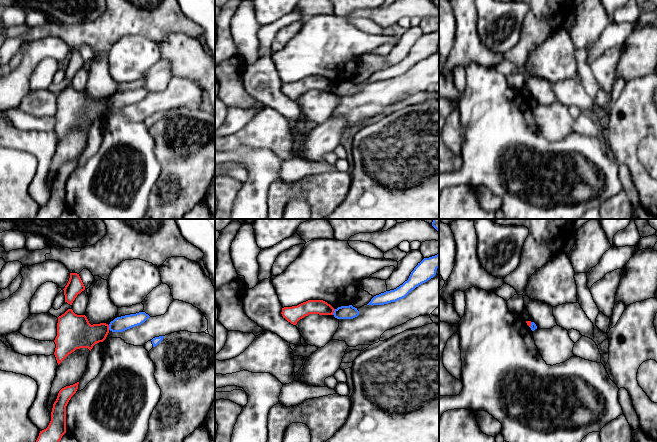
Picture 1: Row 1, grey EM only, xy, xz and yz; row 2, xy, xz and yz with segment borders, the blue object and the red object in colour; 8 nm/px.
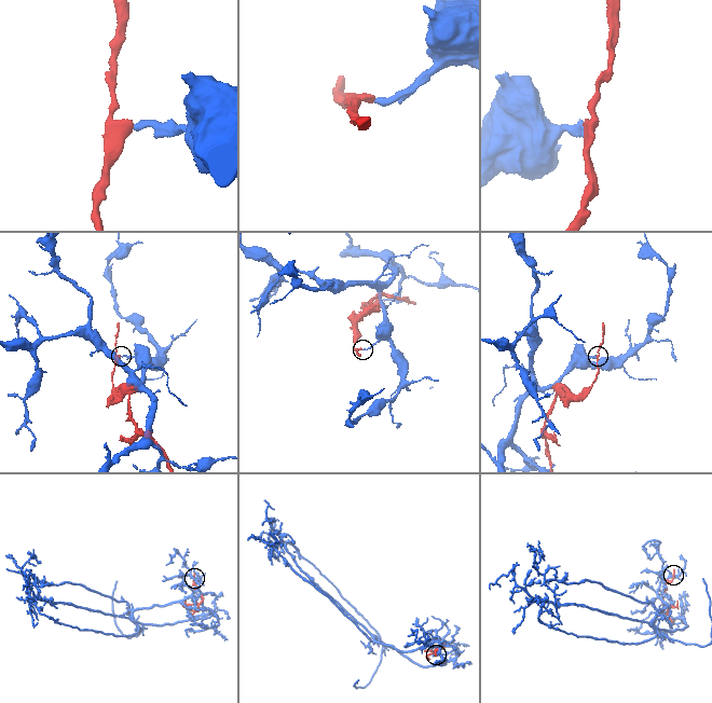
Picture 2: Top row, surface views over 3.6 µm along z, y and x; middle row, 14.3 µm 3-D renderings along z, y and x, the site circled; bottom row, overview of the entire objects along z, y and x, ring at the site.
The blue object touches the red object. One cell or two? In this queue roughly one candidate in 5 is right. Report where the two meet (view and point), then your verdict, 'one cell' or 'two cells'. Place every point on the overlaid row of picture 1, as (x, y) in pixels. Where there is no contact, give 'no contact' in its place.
meets blue in xz at (334, 312); two cells

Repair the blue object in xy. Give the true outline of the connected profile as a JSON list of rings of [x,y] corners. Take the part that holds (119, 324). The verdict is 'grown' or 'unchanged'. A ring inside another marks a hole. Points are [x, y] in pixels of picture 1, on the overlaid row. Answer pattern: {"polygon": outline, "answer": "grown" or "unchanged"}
{"polygon": [[[139,312],[136,314],[125,315],[115,318],[109,324],[109,330],[112,332],[123,332],[132,327],[141,325],[150,316],[145,312]]], "answer": "unchanged"}

